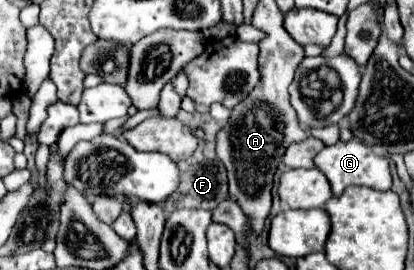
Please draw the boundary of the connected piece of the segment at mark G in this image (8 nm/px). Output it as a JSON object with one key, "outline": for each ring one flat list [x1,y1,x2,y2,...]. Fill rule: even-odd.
{"outline":[[349,140,349,142,337,142,333,146,325,146,317,156,315,156,315,168,321,170,329,184,333,194,341,194,347,186,367,186,373,190,389,190,391,188,391,174,389,174,389,162,381,156,377,156,369,146]]}

